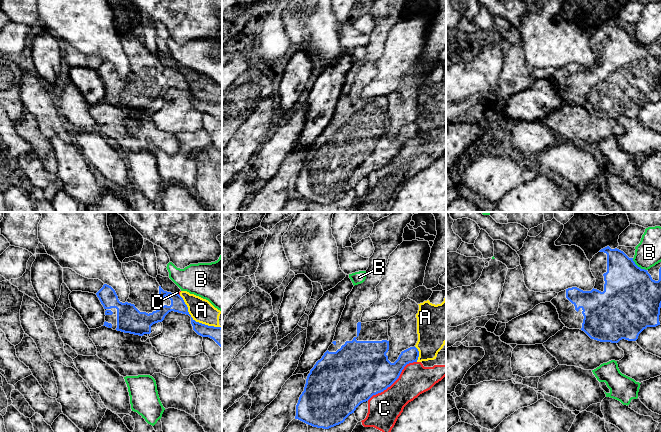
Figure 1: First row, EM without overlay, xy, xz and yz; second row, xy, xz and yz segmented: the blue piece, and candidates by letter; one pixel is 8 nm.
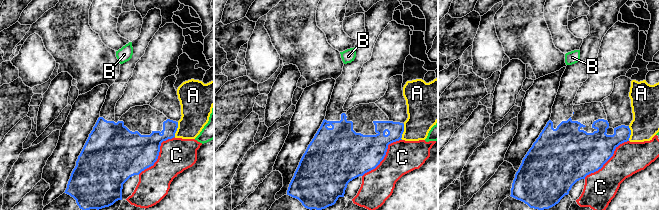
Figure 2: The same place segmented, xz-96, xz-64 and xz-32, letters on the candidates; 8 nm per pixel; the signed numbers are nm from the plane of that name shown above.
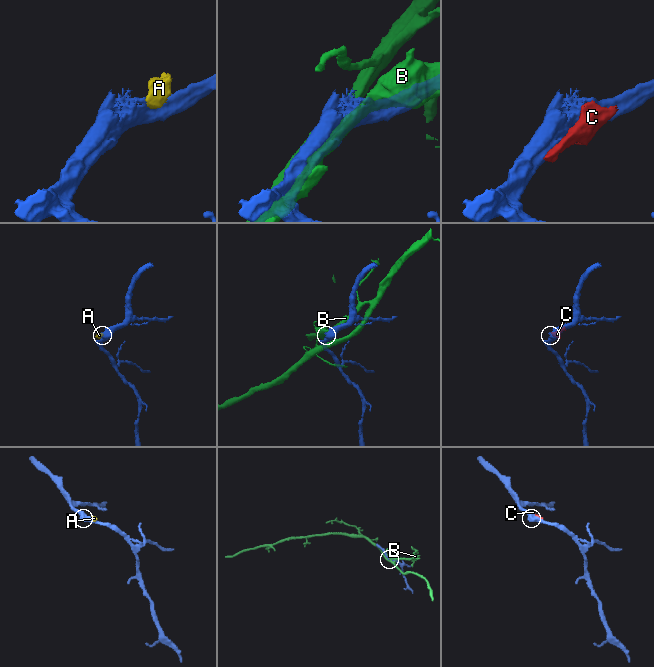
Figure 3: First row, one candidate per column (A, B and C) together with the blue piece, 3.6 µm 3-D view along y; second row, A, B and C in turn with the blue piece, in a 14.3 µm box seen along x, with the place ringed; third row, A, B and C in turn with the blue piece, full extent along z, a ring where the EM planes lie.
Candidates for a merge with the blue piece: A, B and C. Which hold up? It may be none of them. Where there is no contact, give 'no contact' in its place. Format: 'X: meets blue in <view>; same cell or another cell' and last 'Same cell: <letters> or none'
A: meets blue in xy; another cell
B: meets blue in yz; another cell
C: meets blue in xz; another cell
Same cell: none

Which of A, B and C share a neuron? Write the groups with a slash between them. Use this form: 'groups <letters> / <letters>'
groups A C / B

